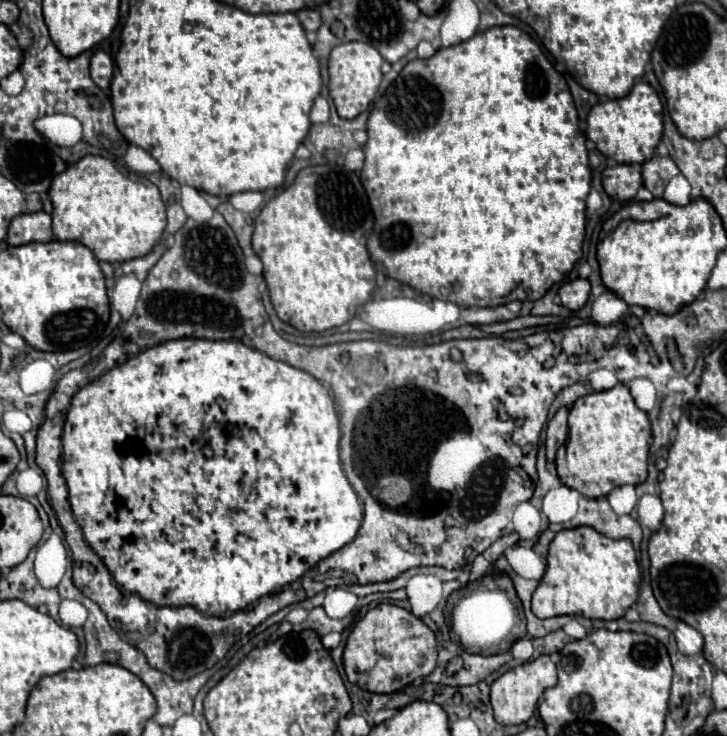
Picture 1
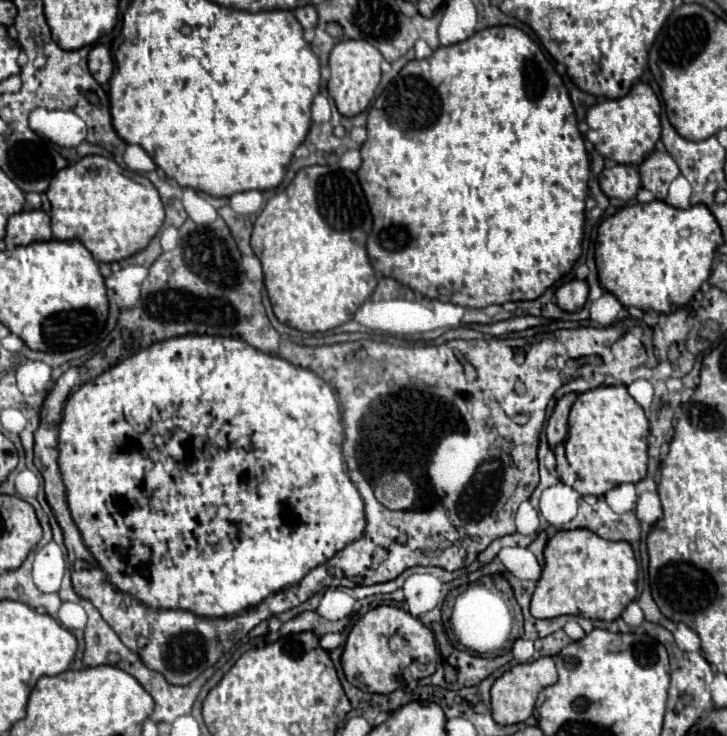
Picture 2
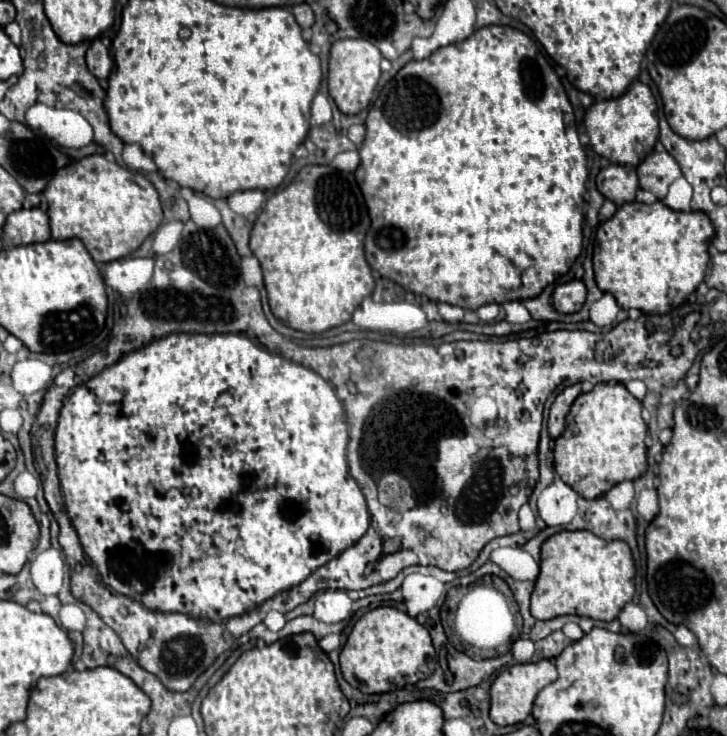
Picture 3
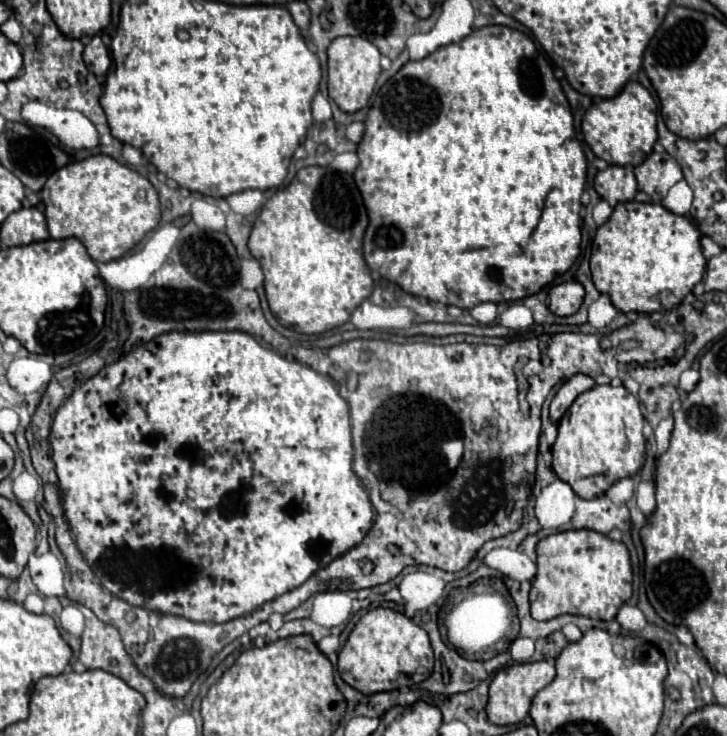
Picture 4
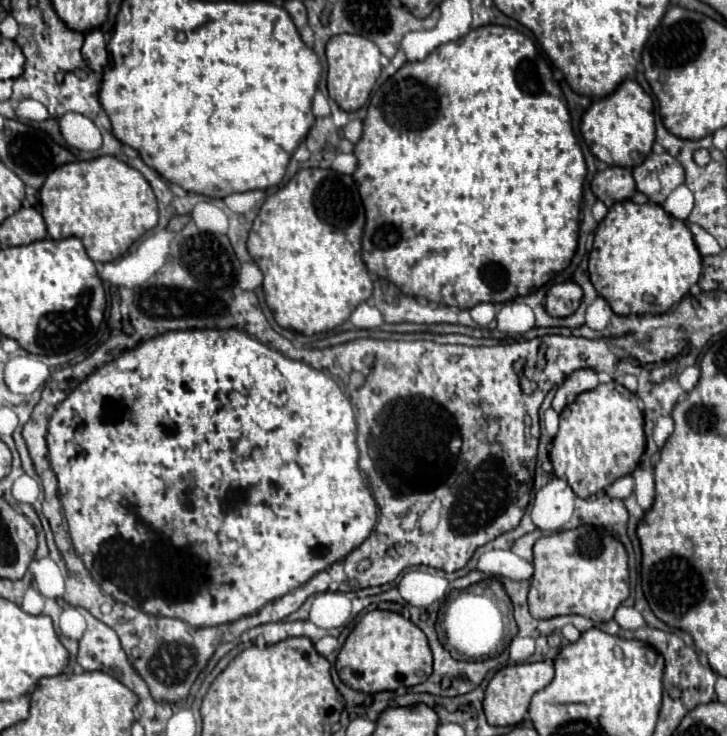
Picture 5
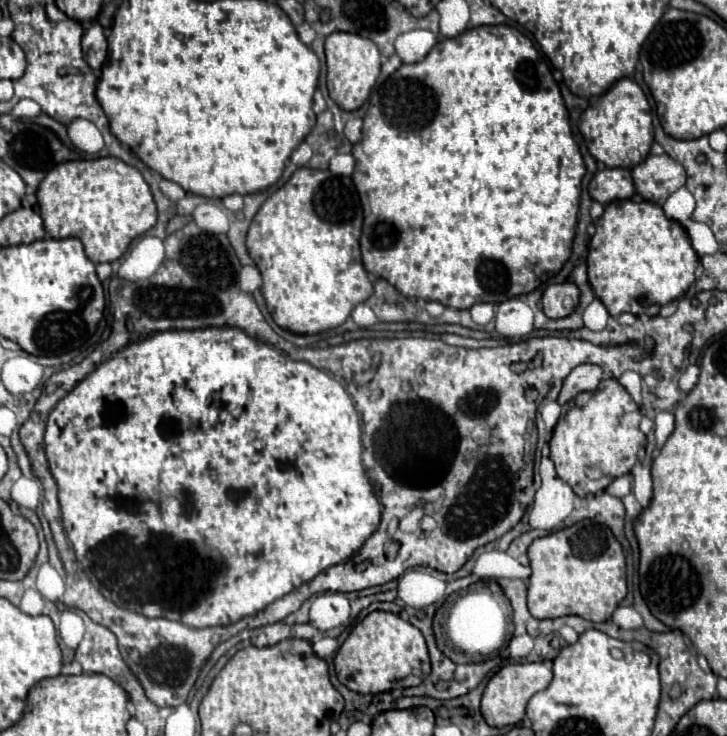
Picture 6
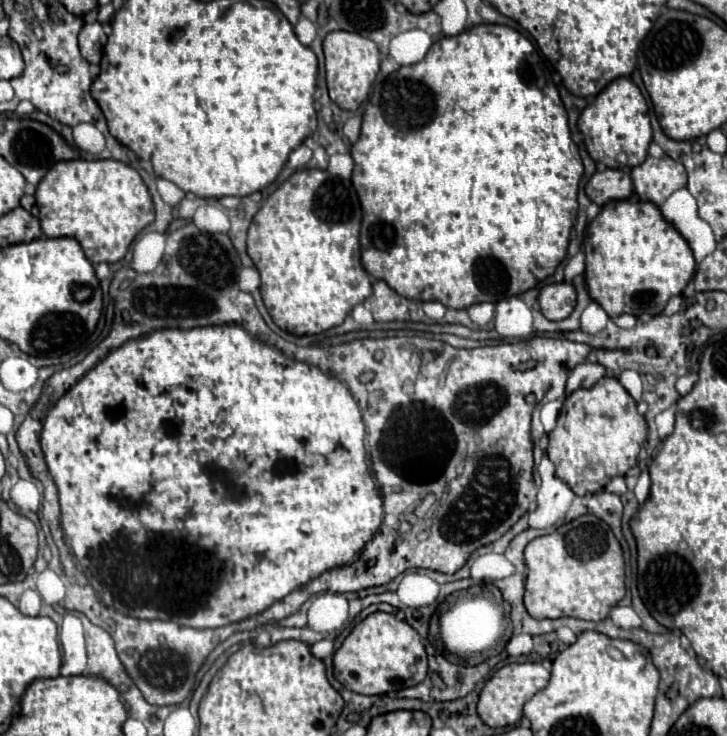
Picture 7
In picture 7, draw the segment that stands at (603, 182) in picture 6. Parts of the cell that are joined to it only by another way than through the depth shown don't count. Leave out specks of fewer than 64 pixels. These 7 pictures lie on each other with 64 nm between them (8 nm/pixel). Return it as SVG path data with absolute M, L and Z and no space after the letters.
M606 168L602 172L596 172L586 184L586 196L598 206L604 206L612 200L626 200L632 196L632 192L634 186L630 172L622 168Z

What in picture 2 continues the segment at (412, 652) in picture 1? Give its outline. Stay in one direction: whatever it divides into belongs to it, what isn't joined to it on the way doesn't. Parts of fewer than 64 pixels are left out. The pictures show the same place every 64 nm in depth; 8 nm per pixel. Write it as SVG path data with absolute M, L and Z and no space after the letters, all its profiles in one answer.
M378 606L364 614L350 630L342 652L346 680L356 688L374 694L390 694L414 680L432 676L436 662L434 634L420 620L396 606Z

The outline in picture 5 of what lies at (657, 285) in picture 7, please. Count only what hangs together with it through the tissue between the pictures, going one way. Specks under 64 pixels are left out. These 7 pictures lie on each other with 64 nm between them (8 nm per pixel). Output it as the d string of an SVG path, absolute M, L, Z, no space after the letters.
M632 200L616 202L616 204L610 206L606 218L604 218L604 220L598 224L598 228L596 228L594 250L590 252L590 280L592 280L594 288L596 288L596 292L608 302L608 306L612 308L612 312L618 314L618 316L628 316L628 314L662 314L662 312L670 310L674 304L678 304L678 302L688 294L690 286L698 282L700 272L702 272L702 256L700 256L700 252L698 252L698 248L696 248L696 244L694 244L694 240L692 240L692 234L690 234L688 226L686 226L682 220L676 220L676 218L668 216L668 214L662 210L662 206L658 206L658 204L634 204Z

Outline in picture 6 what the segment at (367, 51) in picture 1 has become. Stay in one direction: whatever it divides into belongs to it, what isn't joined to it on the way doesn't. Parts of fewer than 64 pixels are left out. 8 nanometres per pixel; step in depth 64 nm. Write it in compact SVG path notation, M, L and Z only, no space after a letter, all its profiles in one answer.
M334 32L326 38L324 46L326 46L330 98L342 110L358 110L370 96L370 90L380 74L380 52L378 52L376 44L368 38L362 38L360 34Z

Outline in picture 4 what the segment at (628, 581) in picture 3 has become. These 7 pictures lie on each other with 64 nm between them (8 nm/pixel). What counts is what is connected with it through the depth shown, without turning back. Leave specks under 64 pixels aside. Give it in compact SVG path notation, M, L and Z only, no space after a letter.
M582 528L546 536L538 542L536 554L538 572L530 590L530 612L534 620L552 620L562 614L612 620L618 608L632 596L628 548L596 530Z

